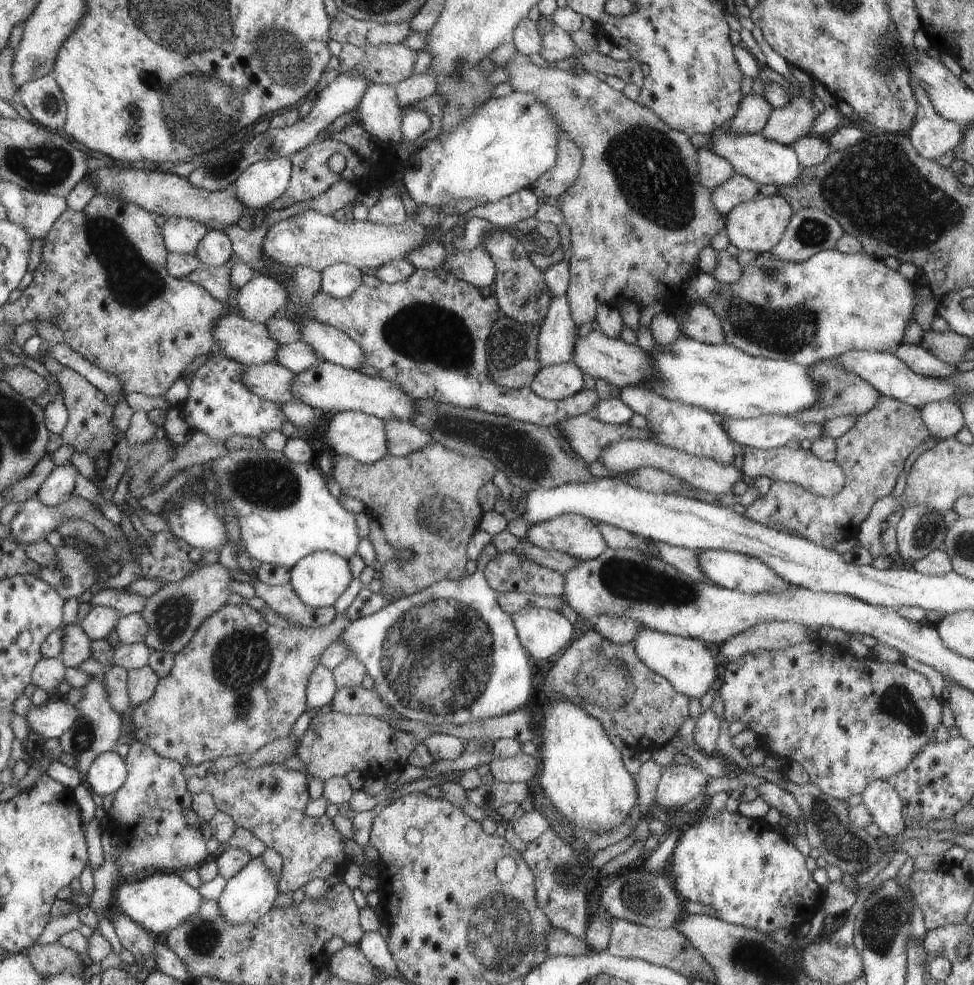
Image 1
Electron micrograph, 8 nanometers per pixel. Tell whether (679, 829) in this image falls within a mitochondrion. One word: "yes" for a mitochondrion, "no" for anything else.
no

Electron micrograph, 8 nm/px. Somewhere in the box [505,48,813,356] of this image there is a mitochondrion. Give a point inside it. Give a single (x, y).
(647, 162)

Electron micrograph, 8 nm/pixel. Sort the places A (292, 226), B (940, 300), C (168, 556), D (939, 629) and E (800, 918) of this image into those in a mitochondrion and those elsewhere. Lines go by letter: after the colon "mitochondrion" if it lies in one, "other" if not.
A: other
B: other
C: mitochondrion
D: other
E: other

